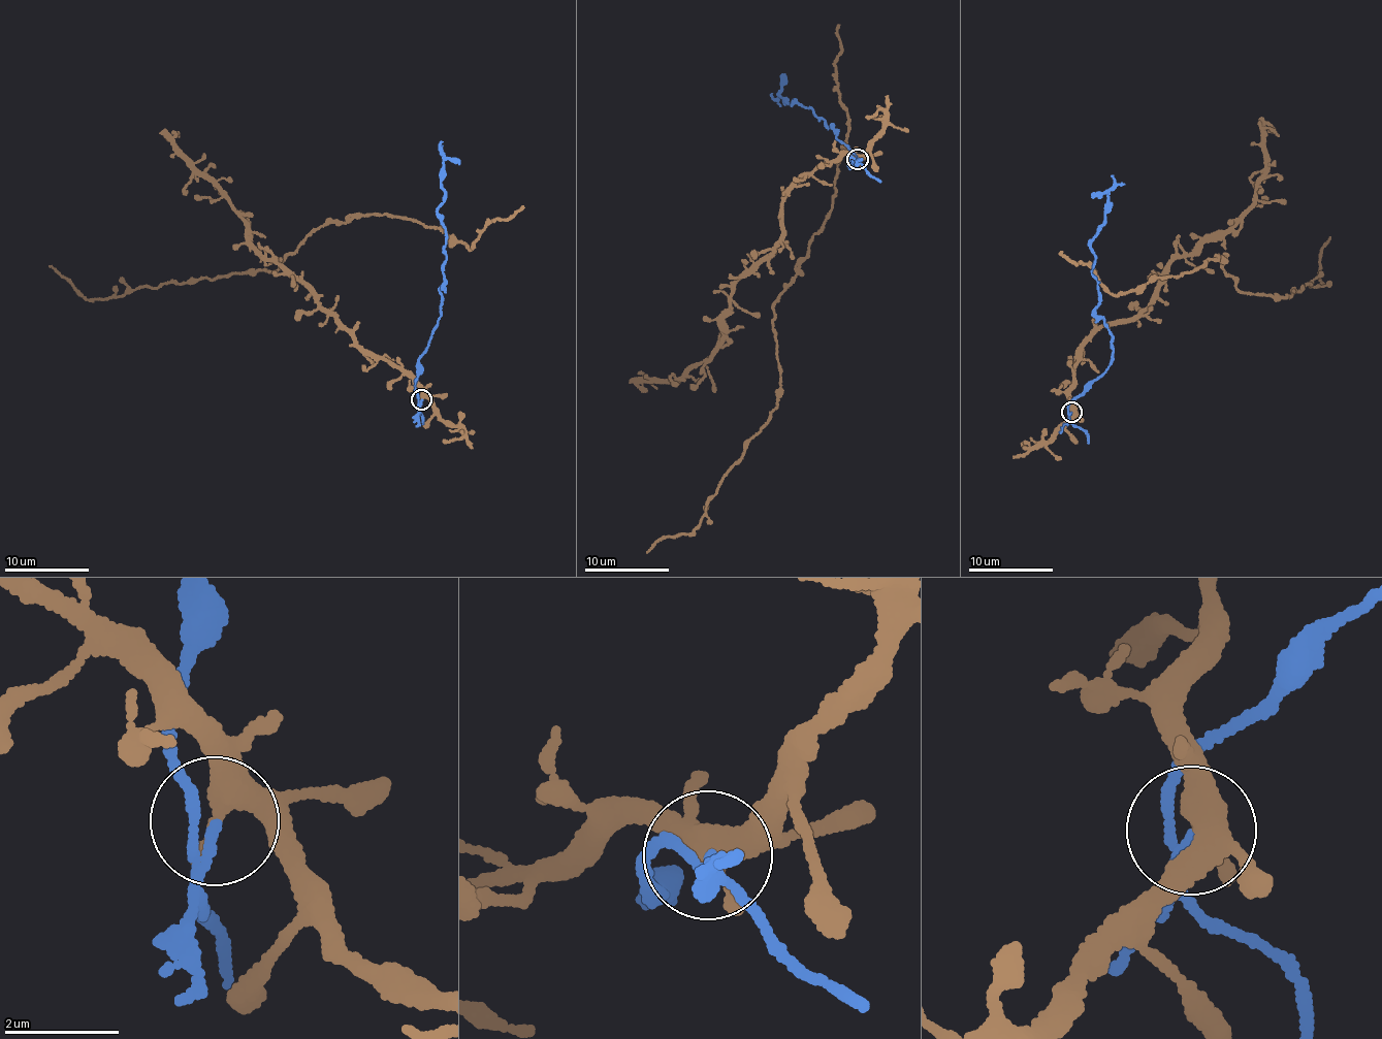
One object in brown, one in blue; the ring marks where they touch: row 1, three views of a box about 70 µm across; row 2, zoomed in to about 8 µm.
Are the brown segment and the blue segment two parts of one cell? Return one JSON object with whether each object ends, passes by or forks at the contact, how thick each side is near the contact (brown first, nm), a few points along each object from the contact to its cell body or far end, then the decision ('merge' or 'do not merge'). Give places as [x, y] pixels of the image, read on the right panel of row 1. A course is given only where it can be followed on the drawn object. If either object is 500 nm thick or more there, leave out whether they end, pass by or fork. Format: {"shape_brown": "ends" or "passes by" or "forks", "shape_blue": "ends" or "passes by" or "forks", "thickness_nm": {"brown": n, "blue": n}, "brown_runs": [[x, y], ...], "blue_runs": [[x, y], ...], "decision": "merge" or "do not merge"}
{"shape_brown": "forks", "shape_blue": "passes by", "thickness_nm": {"brown": 320, "blue": 120}, "brown_runs": [[1071, 411], [1075, 366], [1101, 328], [1141, 317], [1177, 257], [1225, 273], [1226, 261], [1114, 295], [1062, 251]], "blue_runs": [[1071, 411], [1067, 406], [1113, 356], [1113, 333], [1095, 313], [1100, 291], [1091, 272], [1106, 194], [1092, 197]], "decision": "do not merge"}

